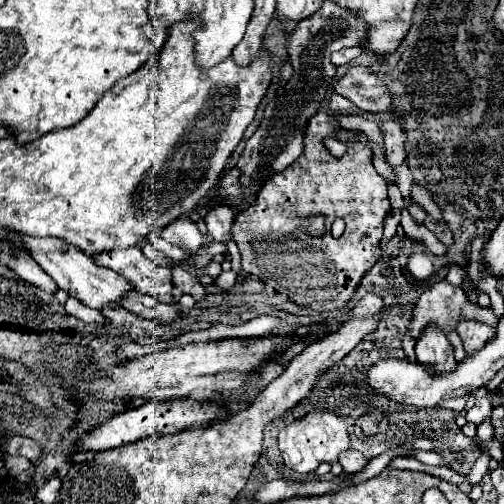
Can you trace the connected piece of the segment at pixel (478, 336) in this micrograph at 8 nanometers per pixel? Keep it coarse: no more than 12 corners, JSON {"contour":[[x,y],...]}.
{"contour":[[462,320],[456,330],[466,352],[496,336],[494,326]]}

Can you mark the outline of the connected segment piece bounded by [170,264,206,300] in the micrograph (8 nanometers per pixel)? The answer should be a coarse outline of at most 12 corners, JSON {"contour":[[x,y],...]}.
{"contour":[[170,264],[176,294],[204,296],[194,270]]}

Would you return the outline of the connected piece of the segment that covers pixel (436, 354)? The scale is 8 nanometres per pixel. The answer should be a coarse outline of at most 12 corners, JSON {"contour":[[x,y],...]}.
{"contour":[[428,324],[416,342],[418,362],[452,370],[454,346],[436,324]]}

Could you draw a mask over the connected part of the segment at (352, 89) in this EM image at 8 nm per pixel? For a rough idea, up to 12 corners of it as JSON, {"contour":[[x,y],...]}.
{"contour":[[352,66],[334,82],[334,92],[360,110],[384,112],[392,94],[368,66]]}

